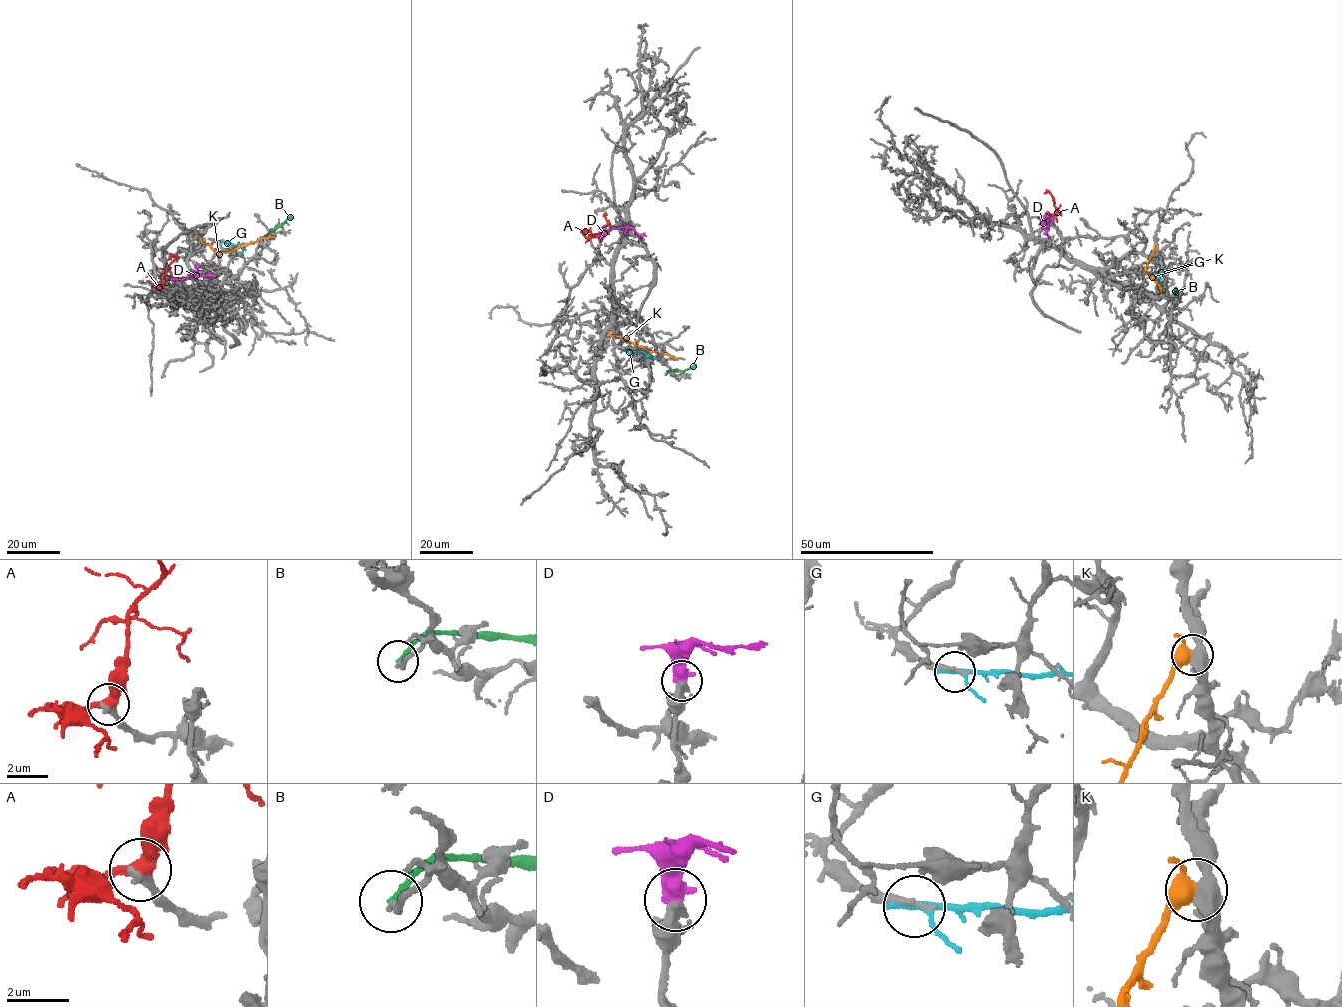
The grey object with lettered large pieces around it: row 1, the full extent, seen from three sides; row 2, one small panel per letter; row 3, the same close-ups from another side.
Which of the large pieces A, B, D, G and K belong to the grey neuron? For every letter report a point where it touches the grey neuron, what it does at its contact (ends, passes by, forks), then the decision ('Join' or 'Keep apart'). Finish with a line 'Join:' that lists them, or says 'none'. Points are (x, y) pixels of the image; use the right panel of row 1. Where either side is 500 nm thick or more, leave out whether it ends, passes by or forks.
A: Touches grey at (1052, 219). It passes by. Join
B: Touches grey at (1176, 294). It ends there. Keep apart
D: Touches grey at (1051, 222). Keep apart
G: Touches grey at (1162, 269). It passes by. Keep apart
K: Touches grey at (1156, 248). It passes by. Keep apart
Join: A

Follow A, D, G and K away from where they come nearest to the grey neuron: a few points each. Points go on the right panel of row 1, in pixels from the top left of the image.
A: (1052, 219), (1057, 210), (1054, 200), (1049, 192), (1044, 193)
D: (1051, 222), (1051, 219), (1042, 221), (1046, 235)
G: (1162, 269), (1157, 279), (1162, 287)
K: (1156, 248), (1145, 270), (1162, 292)

